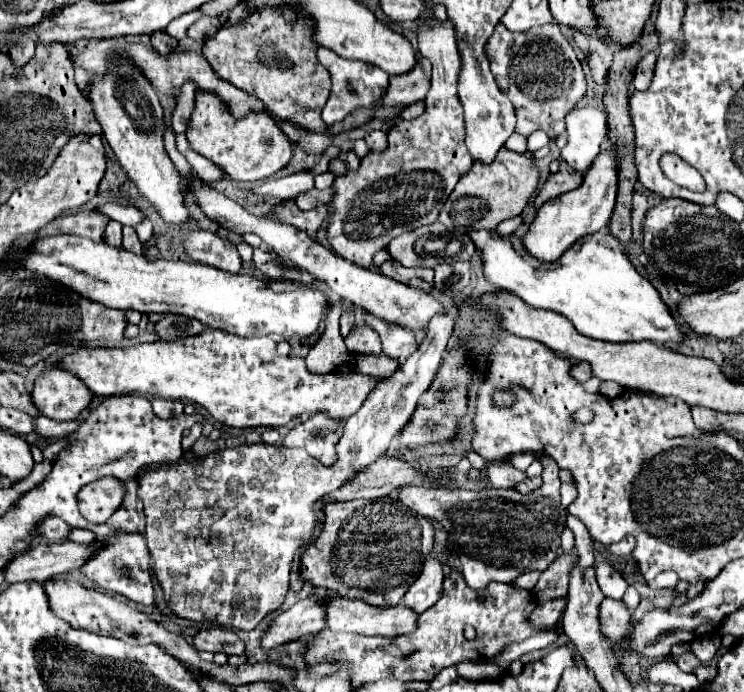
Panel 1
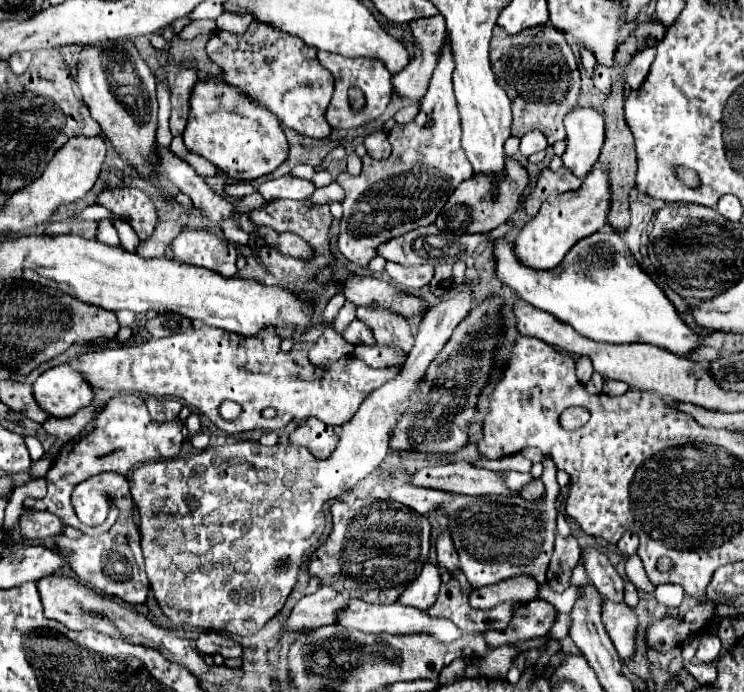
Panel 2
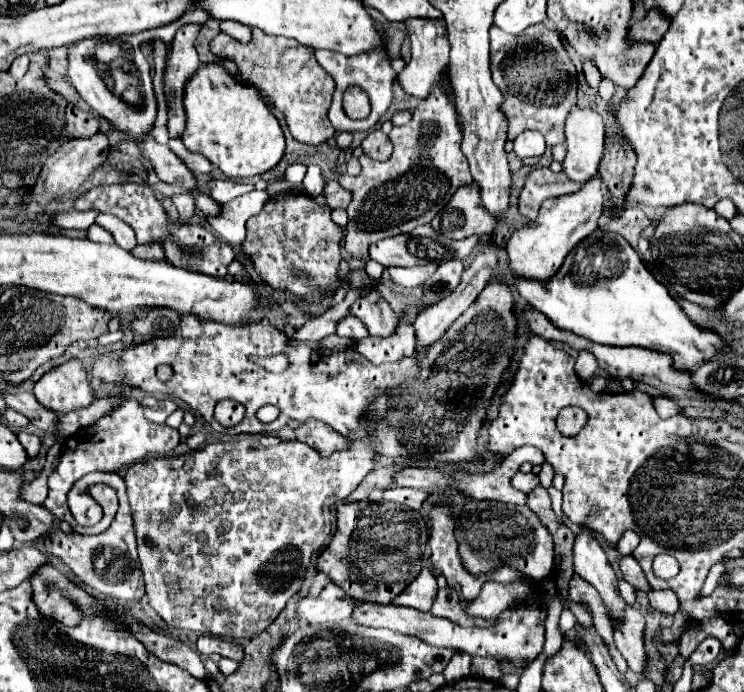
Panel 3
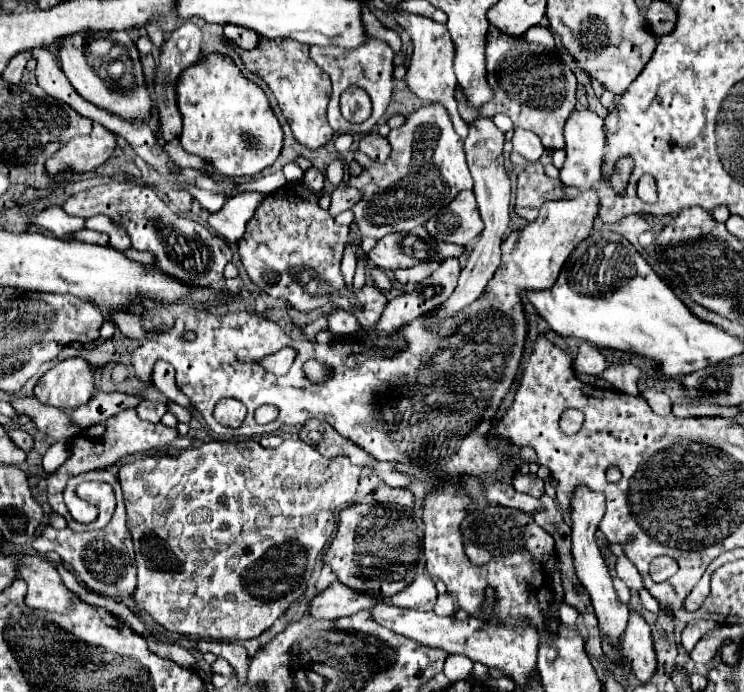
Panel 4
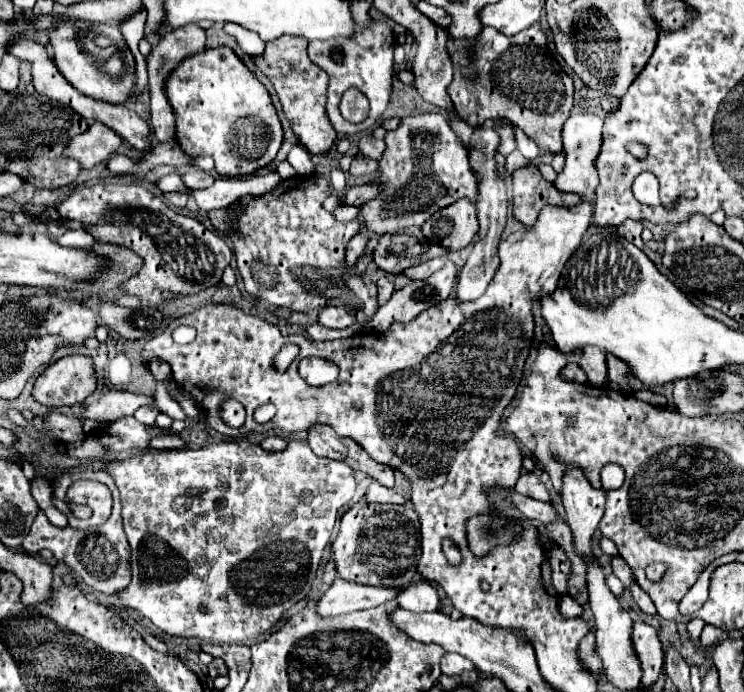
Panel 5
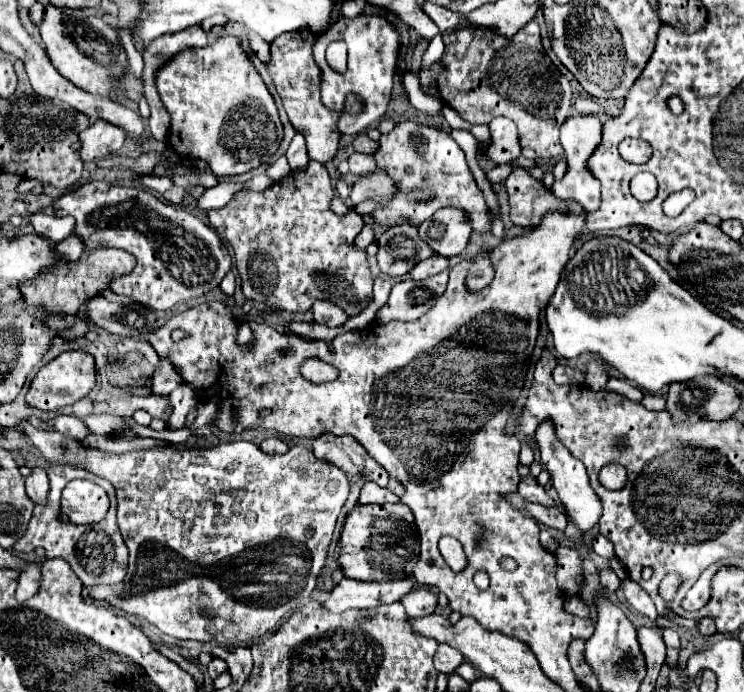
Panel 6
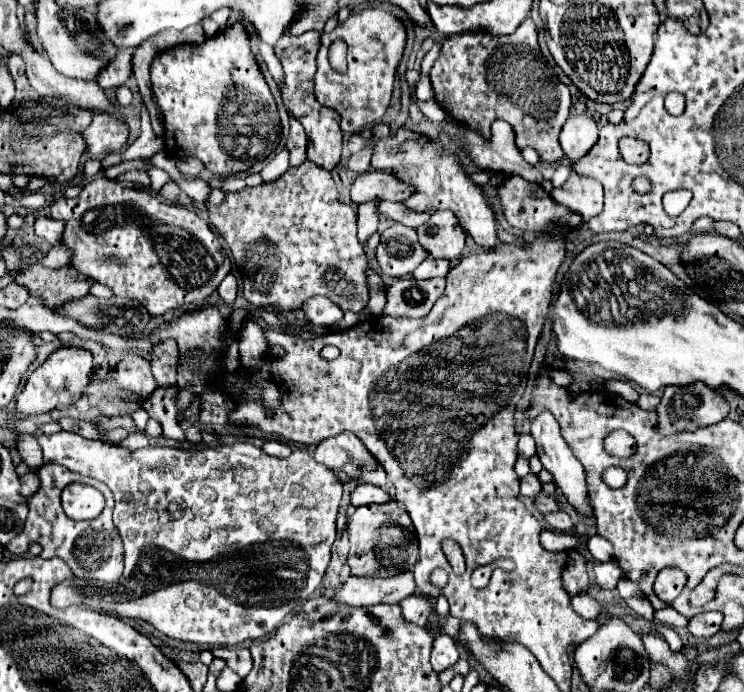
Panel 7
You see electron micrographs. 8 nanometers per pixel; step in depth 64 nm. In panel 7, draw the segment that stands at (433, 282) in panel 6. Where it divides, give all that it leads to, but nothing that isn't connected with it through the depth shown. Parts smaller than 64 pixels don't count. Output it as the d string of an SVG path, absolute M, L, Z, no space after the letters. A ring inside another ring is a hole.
M404 278L396 280L388 286L388 302L384 308L384 314L388 316L404 316L404 318L422 318L426 316L434 302L444 292L444 278L432 278L432 280L414 280Z

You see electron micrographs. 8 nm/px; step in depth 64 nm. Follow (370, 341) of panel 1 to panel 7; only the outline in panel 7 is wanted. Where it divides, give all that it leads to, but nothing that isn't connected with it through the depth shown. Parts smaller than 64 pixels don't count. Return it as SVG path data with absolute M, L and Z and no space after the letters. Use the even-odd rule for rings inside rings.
M312 296L302 304L302 312L314 326L330 326L342 318L342 310L326 296Z

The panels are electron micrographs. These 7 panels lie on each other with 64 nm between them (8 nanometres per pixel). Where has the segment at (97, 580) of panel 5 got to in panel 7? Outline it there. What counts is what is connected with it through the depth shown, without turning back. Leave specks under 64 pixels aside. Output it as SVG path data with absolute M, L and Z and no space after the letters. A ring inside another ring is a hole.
M44 464L42 468L38 468L38 480L40 480L40 490L34 492L30 498L26 498L28 504L28 518L26 524L22 528L22 534L18 534L14 540L10 540L6 544L6 552L12 556L20 556L28 550L30 542L38 542L42 546L42 558L62 558L70 570L74 572L74 576L78 578L98 578L104 582L114 582L122 576L122 540L118 536L112 536L110 532L116 532L112 526L112 508L114 508L114 498L112 492L106 488L106 484L94 480L94 478L86 478L86 476L78 476L76 472L70 472L68 468L62 468L60 464ZM72 482L80 482L86 486L92 486L96 490L100 490L106 498L106 508L102 510L102 514L94 520L86 520L86 522L74 522L70 518L66 518L62 504L60 504L60 494L62 490L72 484Z

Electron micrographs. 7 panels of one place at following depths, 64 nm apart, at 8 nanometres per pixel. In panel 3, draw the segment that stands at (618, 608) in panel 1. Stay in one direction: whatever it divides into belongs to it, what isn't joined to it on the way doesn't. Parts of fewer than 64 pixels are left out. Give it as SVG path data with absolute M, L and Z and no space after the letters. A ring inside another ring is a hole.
M632 606L626 608L624 622L618 628L614 628L616 646L618 646L620 654L624 656L624 660L628 662L630 670L636 674L642 674L648 664L648 660L646 660L648 656L646 656L646 648L644 648L644 630L646 630L646 620Z

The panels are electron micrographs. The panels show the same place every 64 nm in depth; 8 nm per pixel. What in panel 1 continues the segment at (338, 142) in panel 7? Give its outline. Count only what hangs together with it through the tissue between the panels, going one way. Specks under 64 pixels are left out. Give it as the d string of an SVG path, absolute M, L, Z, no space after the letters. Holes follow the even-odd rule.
M260 8L254 12L248 20L244 20L240 26L230 26L230 28L220 28L214 36L210 36L204 42L204 56L214 68L214 72L222 78L240 88L246 94L256 96L262 104L266 104L268 112L278 116L284 122L298 124L308 132L324 134L328 126L324 124L320 112L330 96L330 72L318 62L316 58L316 44L310 40L310 30L304 24L290 26L282 20L280 12L274 8Z

